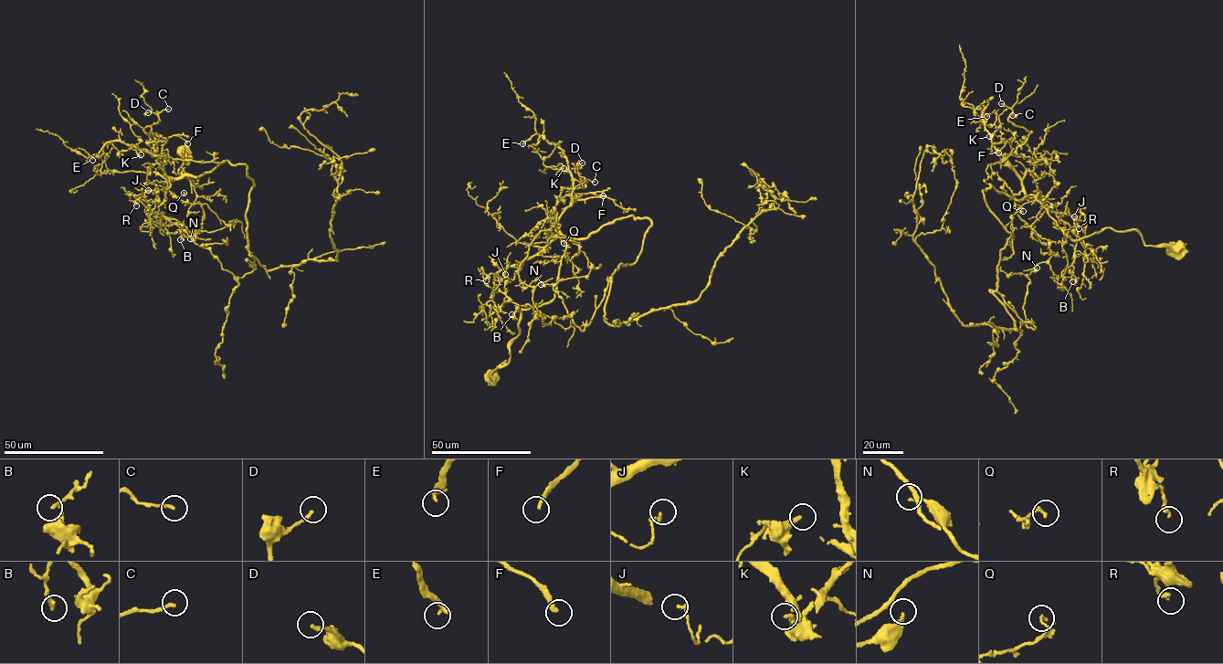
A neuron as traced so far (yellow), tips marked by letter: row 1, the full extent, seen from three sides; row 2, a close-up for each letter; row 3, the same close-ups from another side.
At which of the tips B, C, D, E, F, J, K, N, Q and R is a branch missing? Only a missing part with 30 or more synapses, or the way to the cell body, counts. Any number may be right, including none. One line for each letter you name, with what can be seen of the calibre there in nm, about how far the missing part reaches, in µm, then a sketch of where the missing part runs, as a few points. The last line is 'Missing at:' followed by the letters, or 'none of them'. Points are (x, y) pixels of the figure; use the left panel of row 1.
F: 220 nm thick; about 35 µm are missing; missing branch runs (187, 143), (217, 159), (222, 167)
Missing at: F

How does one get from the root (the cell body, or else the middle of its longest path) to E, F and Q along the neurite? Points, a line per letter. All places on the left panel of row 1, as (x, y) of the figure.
E: (185, 155), (191, 158), (187, 164), (184, 156), (179, 173), (202, 188), (119, 141), (92, 160)
F: (185, 155), (179, 173), (202, 188), (183, 171), (165, 173), (164, 142), (187, 143)
Q: (185, 155), (179, 173), (202, 188), (183, 171), (166, 186), (184, 193)

